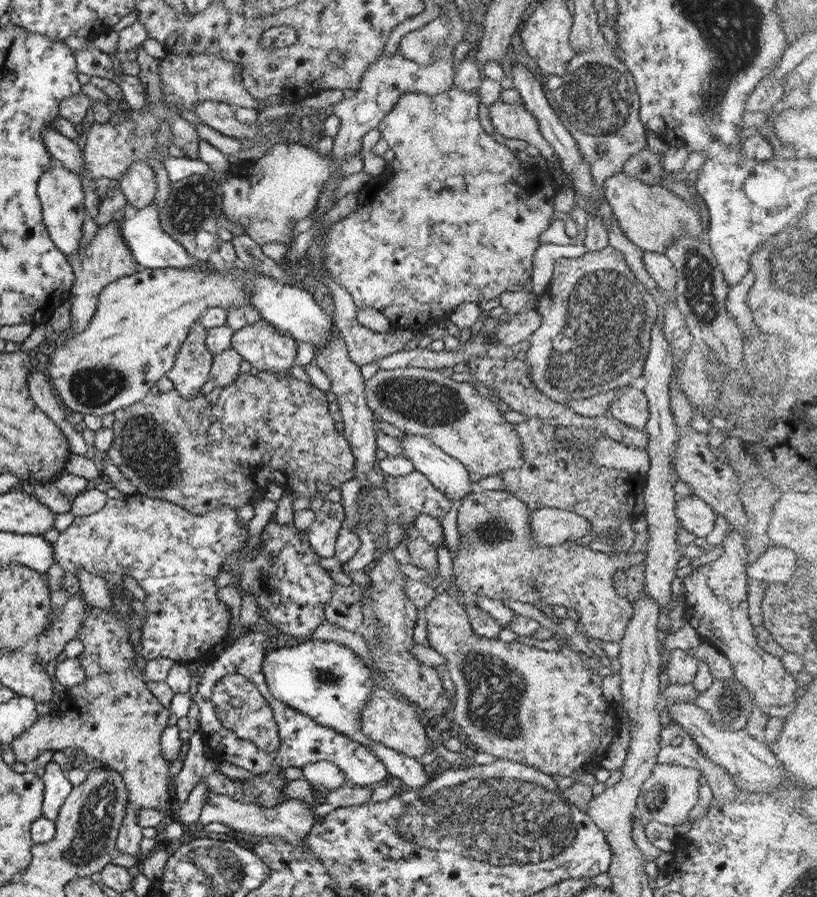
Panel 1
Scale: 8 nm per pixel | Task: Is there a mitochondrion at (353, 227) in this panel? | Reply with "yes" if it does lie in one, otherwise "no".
no

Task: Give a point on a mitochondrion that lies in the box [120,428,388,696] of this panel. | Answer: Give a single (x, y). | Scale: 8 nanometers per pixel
(321, 675)

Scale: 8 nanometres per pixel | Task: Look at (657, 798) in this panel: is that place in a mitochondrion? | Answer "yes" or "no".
yes

